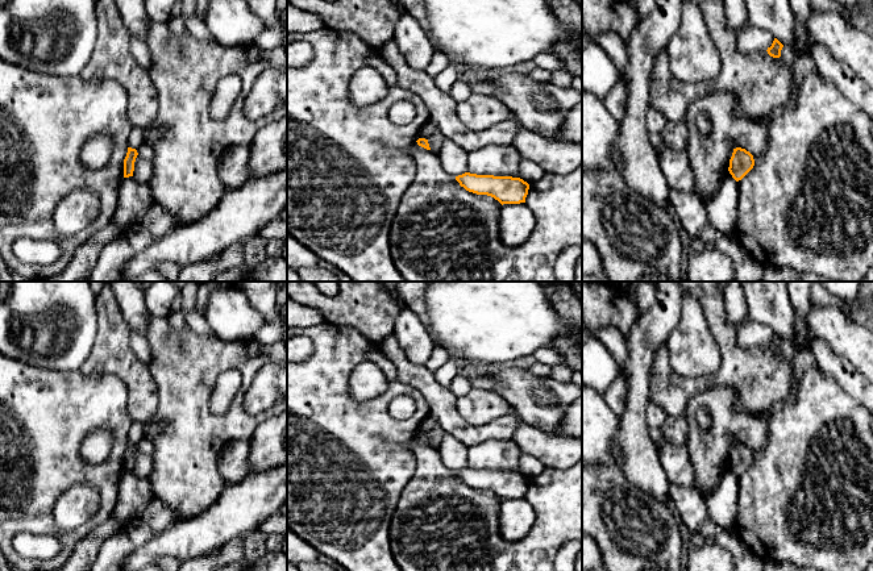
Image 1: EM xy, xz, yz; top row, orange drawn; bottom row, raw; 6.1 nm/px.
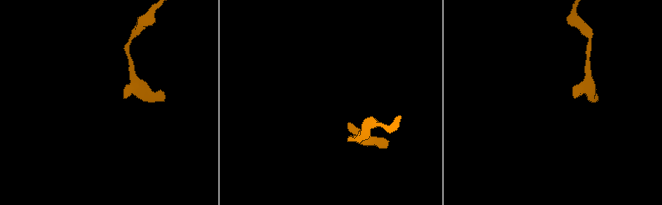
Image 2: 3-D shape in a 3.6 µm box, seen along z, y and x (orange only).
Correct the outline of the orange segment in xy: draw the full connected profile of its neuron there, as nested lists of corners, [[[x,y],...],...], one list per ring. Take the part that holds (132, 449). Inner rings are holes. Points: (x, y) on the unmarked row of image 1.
[[[128,442],[128,447],[124,454],[124,472],[133,471],[134,457],[136,457],[137,450],[138,447],[136,443]]]

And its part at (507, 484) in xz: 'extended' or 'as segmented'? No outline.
as segmented

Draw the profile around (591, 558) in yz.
[[[582,534],[582,570],[596,570],[602,568],[602,566],[602,554],[596,542],[591,537]]]

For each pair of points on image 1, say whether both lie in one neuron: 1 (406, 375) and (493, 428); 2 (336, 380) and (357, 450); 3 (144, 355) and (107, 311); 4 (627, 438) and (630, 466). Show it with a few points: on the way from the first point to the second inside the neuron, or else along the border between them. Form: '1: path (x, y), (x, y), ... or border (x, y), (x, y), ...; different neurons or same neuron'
1: path (429, 390), (443, 403), (445, 412), (469, 432); same neuron
2: path (336, 397), (336, 429), (340, 433); same neuron
3: border (129, 329), (129, 346), (146, 365); different neurons
4: path (630, 445), (630, 459); same neuron

